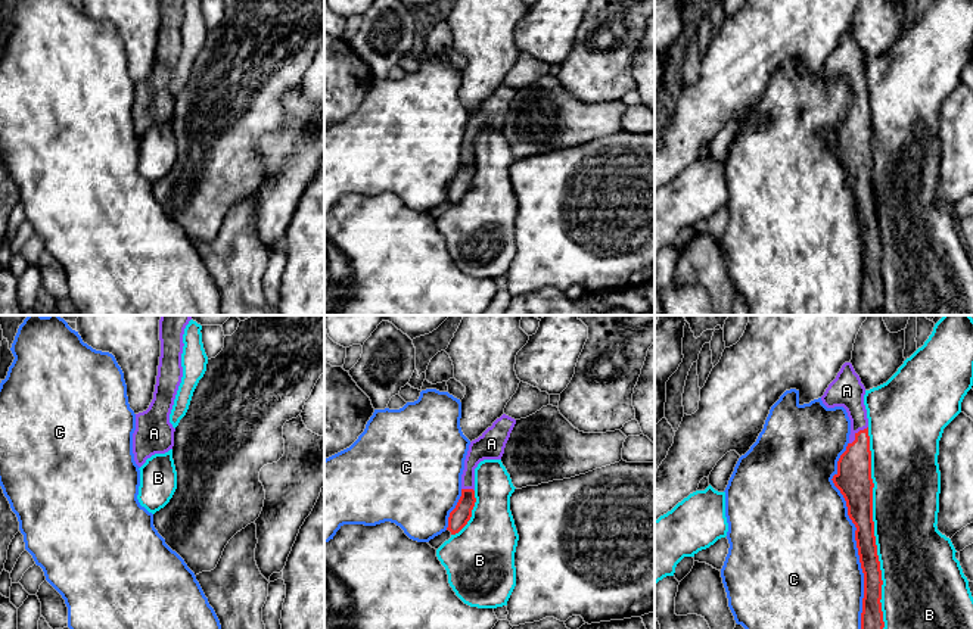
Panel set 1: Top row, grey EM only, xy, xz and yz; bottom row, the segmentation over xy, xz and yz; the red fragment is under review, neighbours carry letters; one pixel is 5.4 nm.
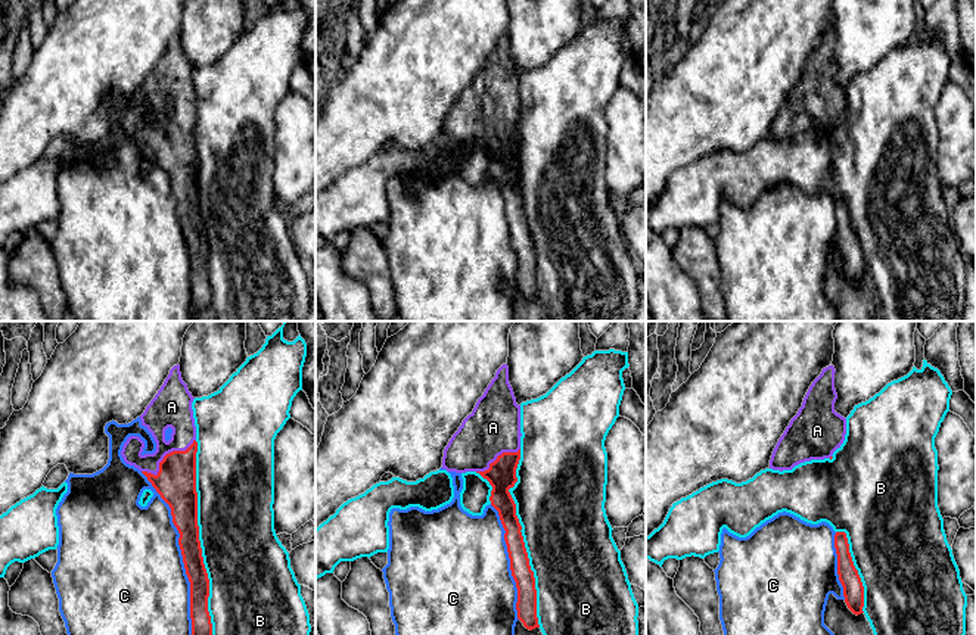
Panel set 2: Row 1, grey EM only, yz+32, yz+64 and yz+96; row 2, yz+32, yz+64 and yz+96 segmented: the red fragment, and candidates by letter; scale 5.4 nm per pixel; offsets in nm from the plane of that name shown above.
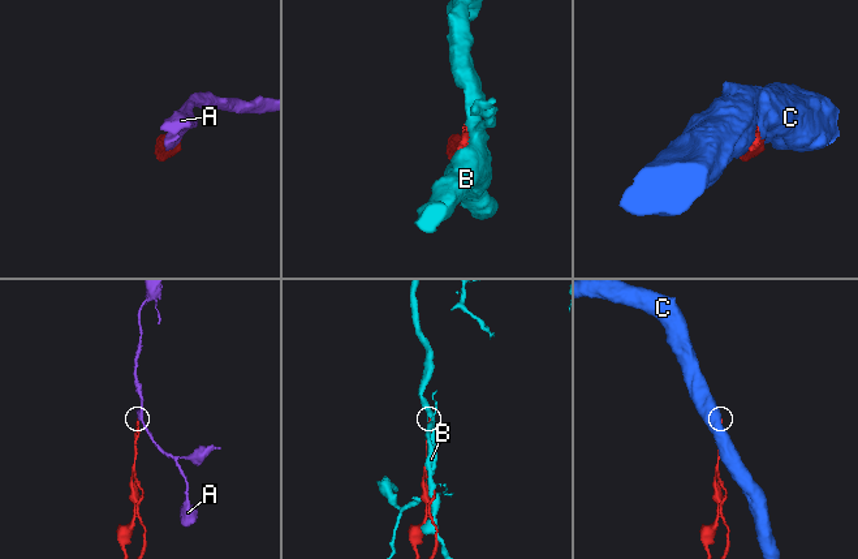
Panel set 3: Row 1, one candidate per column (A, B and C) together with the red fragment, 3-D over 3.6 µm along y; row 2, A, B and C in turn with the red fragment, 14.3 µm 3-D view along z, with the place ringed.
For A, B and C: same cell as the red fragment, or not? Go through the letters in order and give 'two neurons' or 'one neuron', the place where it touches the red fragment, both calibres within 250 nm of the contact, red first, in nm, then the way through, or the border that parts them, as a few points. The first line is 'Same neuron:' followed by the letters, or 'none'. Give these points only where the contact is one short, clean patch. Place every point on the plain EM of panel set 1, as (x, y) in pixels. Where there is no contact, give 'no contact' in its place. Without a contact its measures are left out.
Same neuron: A
A: one neuron | yz (857, 103) | 190/180 nm | across yz (854, 149), (857, 103), (857, 81), (846, 61)
B: two neurons | yz (873, 204) | 160/380 nm
C: two neurons | yz (857, 214) | 150/480 nm

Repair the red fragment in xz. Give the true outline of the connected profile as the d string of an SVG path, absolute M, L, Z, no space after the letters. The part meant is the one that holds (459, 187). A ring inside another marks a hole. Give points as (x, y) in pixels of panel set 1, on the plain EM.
M503 84L478 109L472 110L461 144L461 166L450 183L447 200L458 203L470 190L475 177L475 138L484 130L501 130L516 90Z

